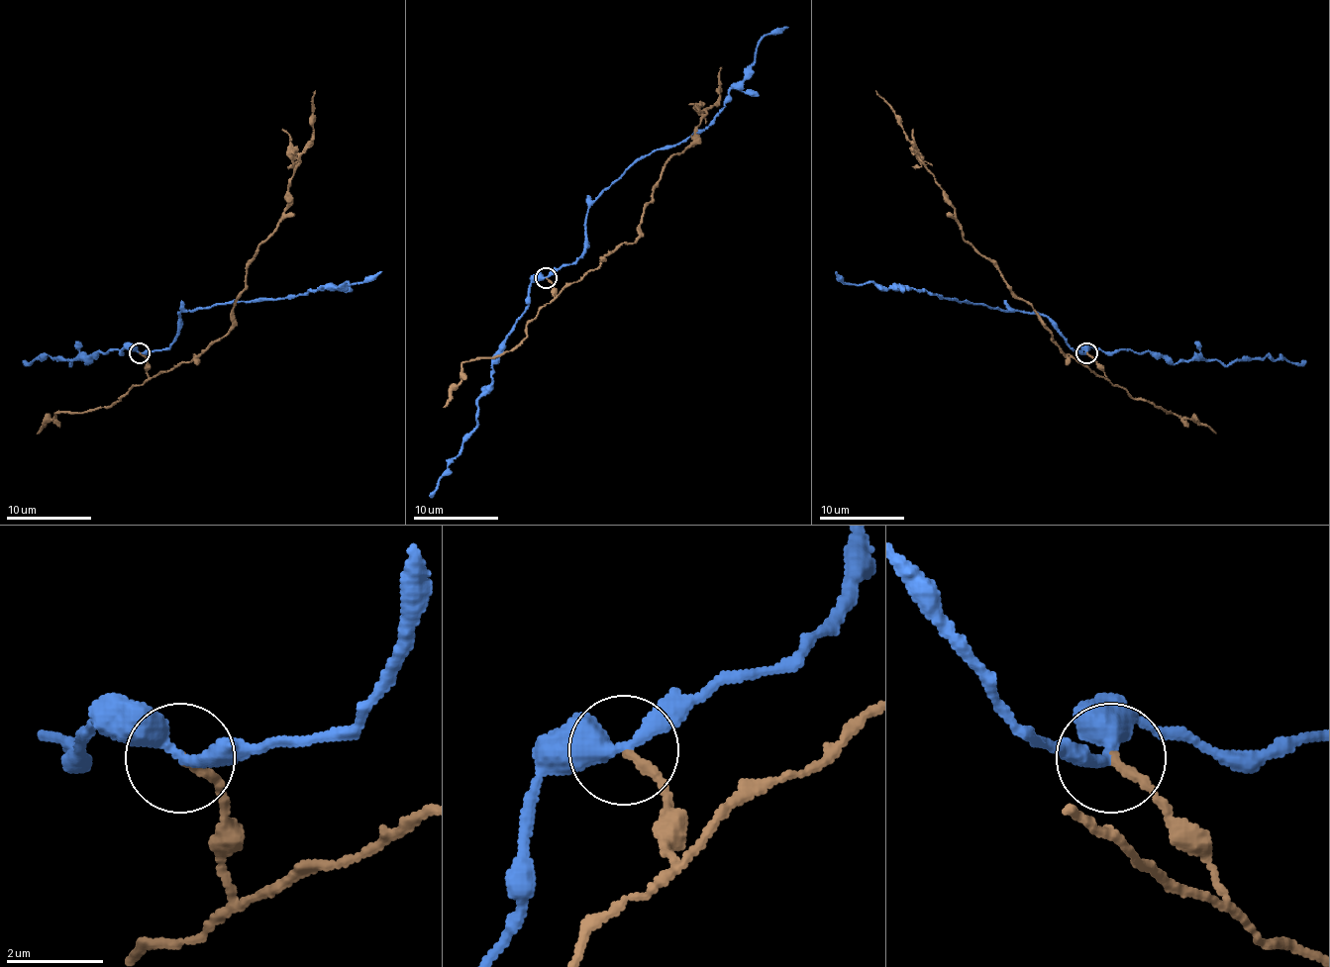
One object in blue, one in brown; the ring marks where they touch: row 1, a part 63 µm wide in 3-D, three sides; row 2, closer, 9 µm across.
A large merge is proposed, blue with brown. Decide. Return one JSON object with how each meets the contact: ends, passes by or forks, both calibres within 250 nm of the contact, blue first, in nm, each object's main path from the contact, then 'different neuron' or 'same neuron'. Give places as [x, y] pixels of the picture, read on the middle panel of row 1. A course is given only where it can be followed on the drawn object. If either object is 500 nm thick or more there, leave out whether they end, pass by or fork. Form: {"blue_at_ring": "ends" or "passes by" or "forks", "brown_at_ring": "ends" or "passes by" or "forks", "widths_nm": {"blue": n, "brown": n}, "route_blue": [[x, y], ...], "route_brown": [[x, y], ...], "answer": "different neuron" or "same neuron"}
{"blue_at_ring": "passes by", "brown_at_ring": "ends", "widths_nm": {"blue": 320, "brown": 180}, "route_blue": [[545, 278], [583, 252], [587, 206], [638, 159], [697, 135], [744, 77], [764, 37], [788, 27]], "route_brown": [[545, 278], [558, 295], [623, 242], [634, 241], [662, 166], [693, 143], [693, 130], [719, 98], [721, 66]], "answer": "different neuron"}

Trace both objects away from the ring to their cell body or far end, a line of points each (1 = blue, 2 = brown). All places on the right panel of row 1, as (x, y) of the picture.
1: (1087, 353), (1073, 349), (1045, 316), (943, 298), (911, 288), (877, 288), (870, 281), (846, 283), (835, 271)
2: (1087, 353), (1104, 377), (1068, 357), (1032, 307), (962, 237), (952, 203), (907, 138), (900, 119), (875, 91)

